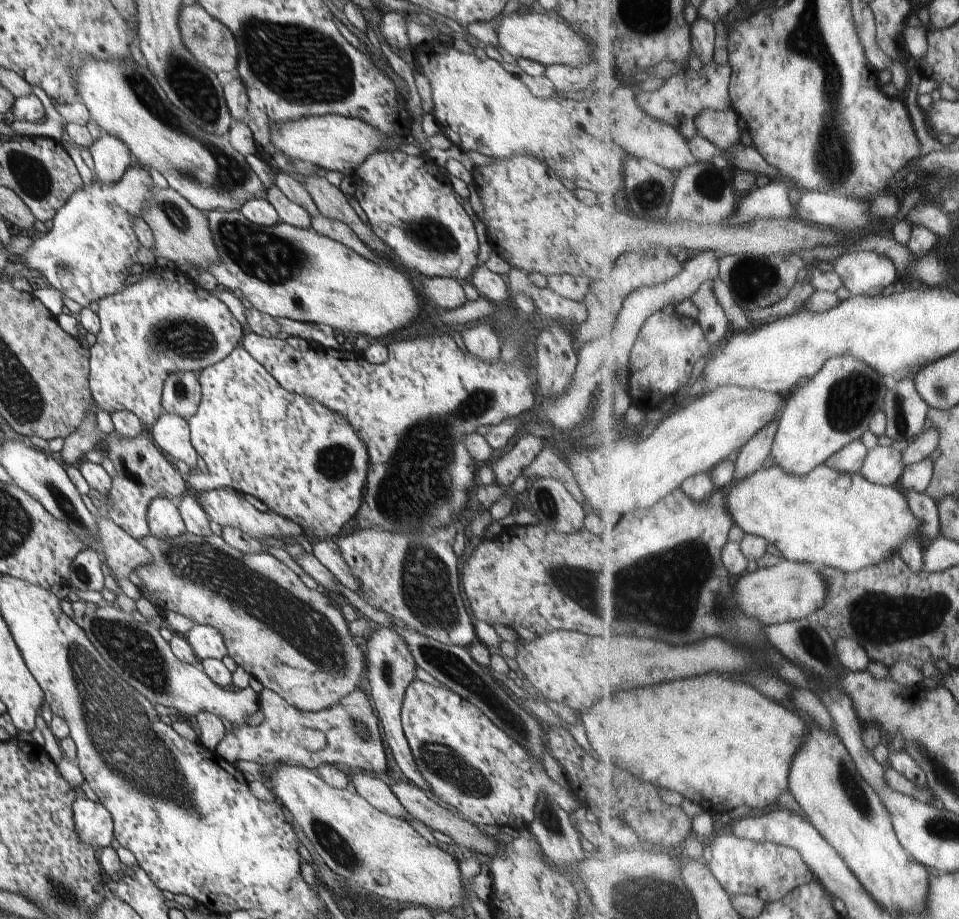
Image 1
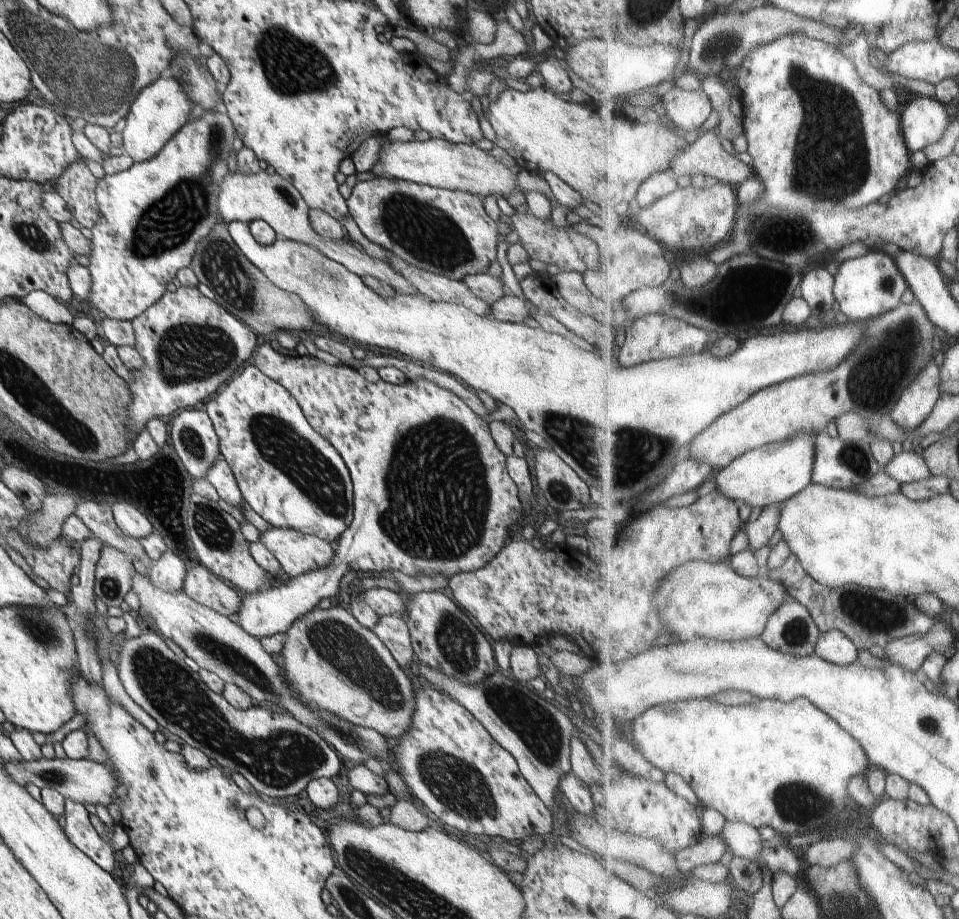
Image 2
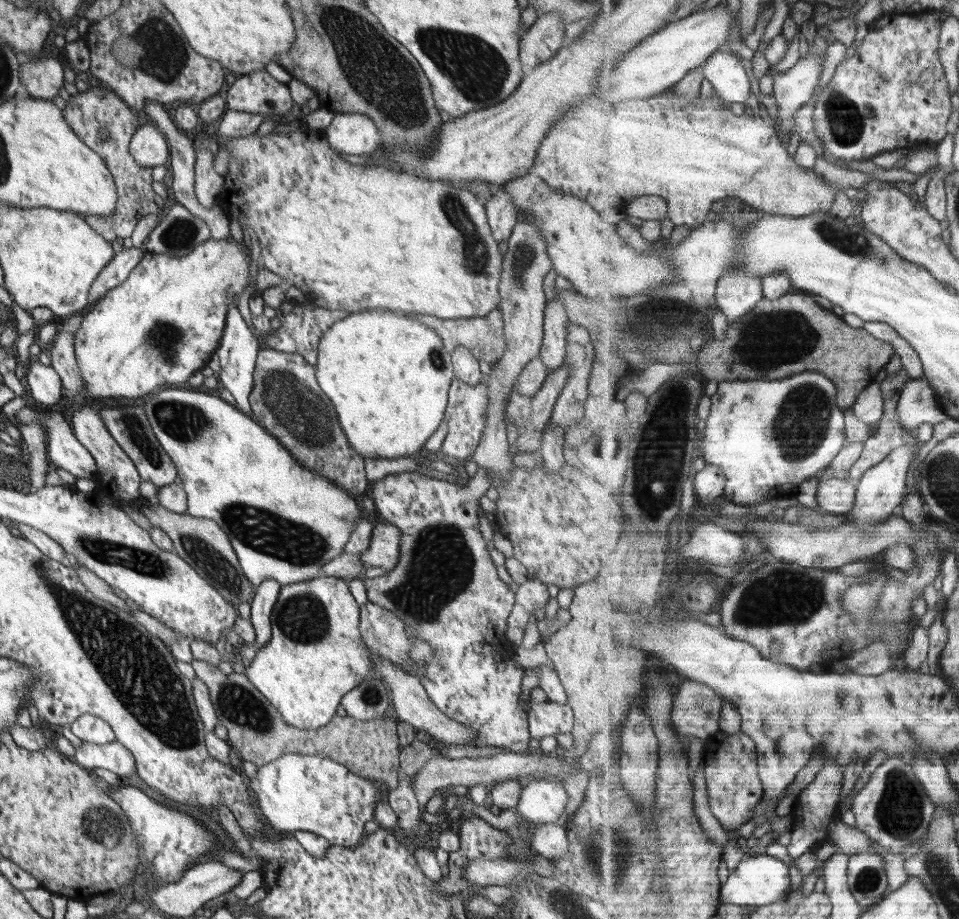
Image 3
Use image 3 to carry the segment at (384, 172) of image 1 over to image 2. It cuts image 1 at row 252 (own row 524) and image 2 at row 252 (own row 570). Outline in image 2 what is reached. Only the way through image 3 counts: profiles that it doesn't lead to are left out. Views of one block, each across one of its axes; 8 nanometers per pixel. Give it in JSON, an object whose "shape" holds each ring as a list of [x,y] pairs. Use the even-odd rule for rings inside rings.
{"shape":[[[377,176],[374,180],[358,181],[347,199],[347,207],[358,228],[370,242],[381,245],[399,259],[419,269],[457,281],[462,281],[467,275],[487,272],[496,259],[498,234],[505,232],[504,227],[484,211],[478,195],[421,185],[406,179],[390,180],[387,176]]]}

